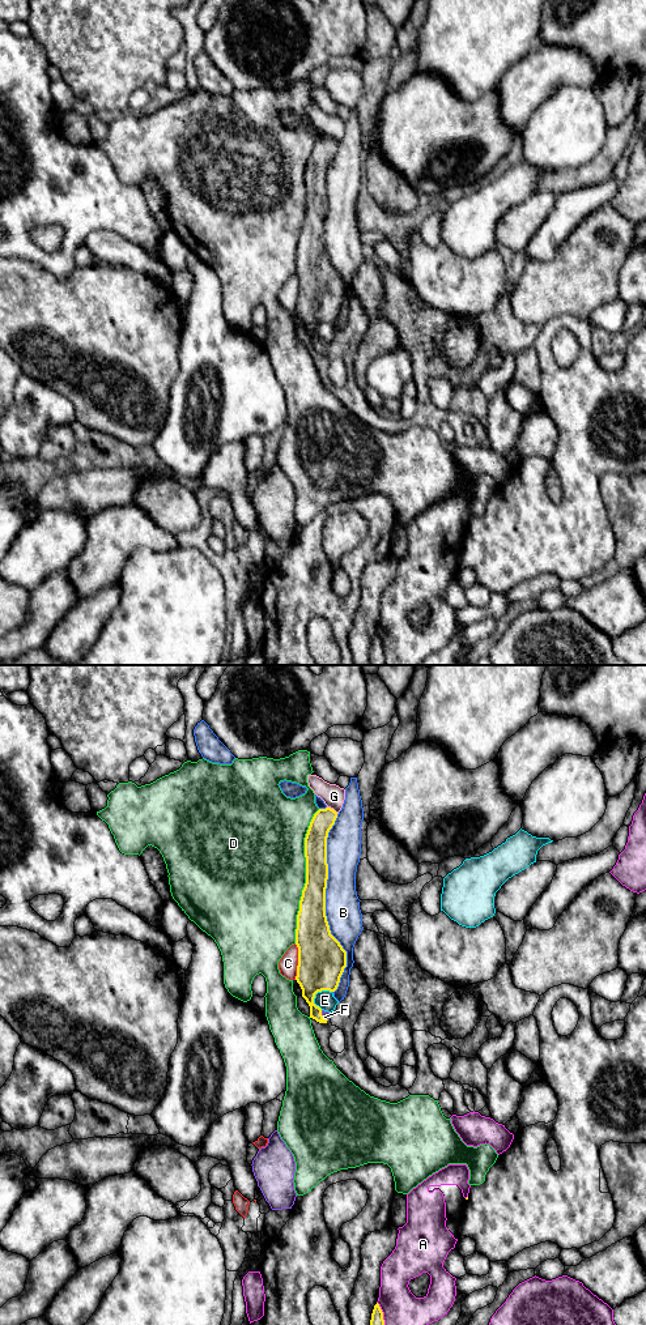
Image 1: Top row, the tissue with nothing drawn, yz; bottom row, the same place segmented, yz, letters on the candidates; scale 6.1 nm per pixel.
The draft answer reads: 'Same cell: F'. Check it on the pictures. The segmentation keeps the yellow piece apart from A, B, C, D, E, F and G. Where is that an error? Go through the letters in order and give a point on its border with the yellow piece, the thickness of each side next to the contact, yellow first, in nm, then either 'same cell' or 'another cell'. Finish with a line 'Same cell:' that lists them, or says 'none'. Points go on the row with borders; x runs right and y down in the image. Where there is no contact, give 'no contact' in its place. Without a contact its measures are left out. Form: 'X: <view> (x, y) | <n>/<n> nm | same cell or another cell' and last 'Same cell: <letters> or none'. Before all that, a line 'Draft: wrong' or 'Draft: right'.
Draft: right
A: yz (382, 1313) | 80/220 nm | another cell
B: yz (324, 903) | 220/220 nm | another cell
C: yz (298, 962) | 300/110 nm | another cell
D: yz (306, 876) | 170/500 nm | another cell
E: yz (319, 991) | 300/110 nm | another cell
F: yz (322, 1015) | 200/50 nm | same cell
G: yz (332, 809) | 140/140 nm | another cell
Same cell: F

